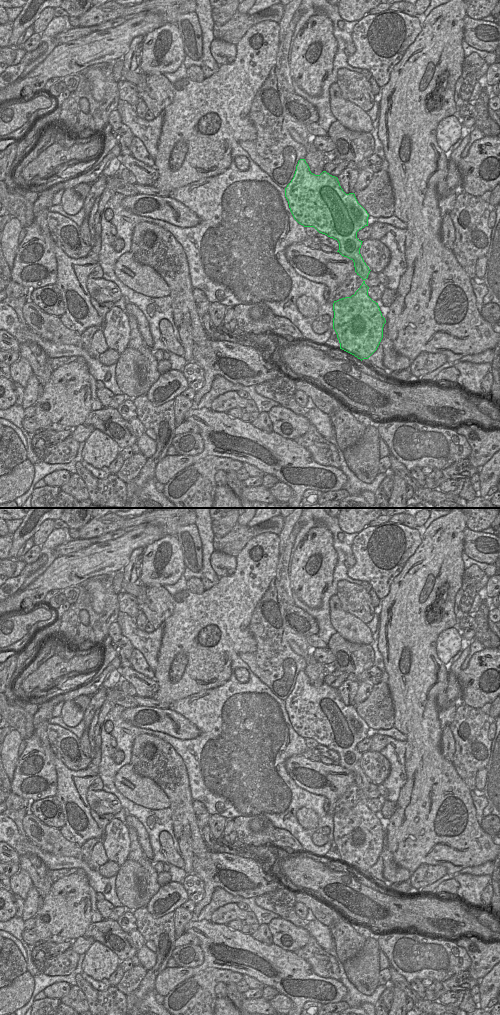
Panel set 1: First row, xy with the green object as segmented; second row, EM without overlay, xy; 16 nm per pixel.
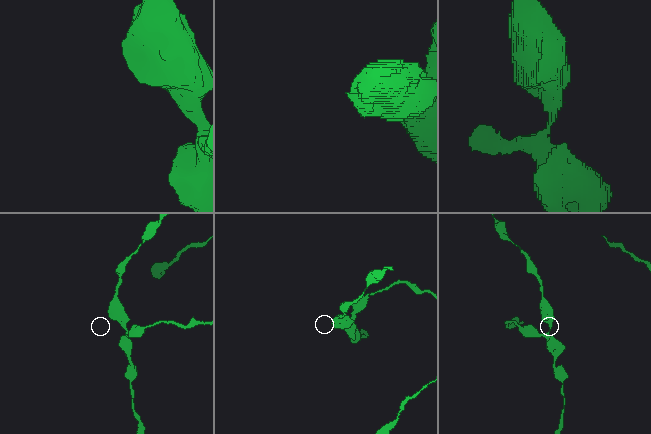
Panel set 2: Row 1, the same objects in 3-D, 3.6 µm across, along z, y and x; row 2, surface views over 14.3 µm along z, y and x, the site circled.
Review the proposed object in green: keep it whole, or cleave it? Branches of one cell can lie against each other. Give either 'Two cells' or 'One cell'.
One cell.

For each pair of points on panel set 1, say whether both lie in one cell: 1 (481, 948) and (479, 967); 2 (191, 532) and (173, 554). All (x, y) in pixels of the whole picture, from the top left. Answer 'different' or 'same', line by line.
1: same
2: different

